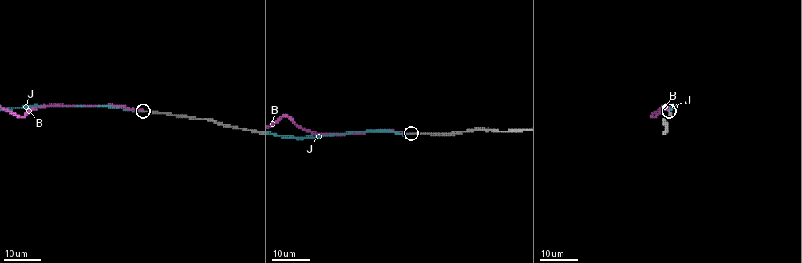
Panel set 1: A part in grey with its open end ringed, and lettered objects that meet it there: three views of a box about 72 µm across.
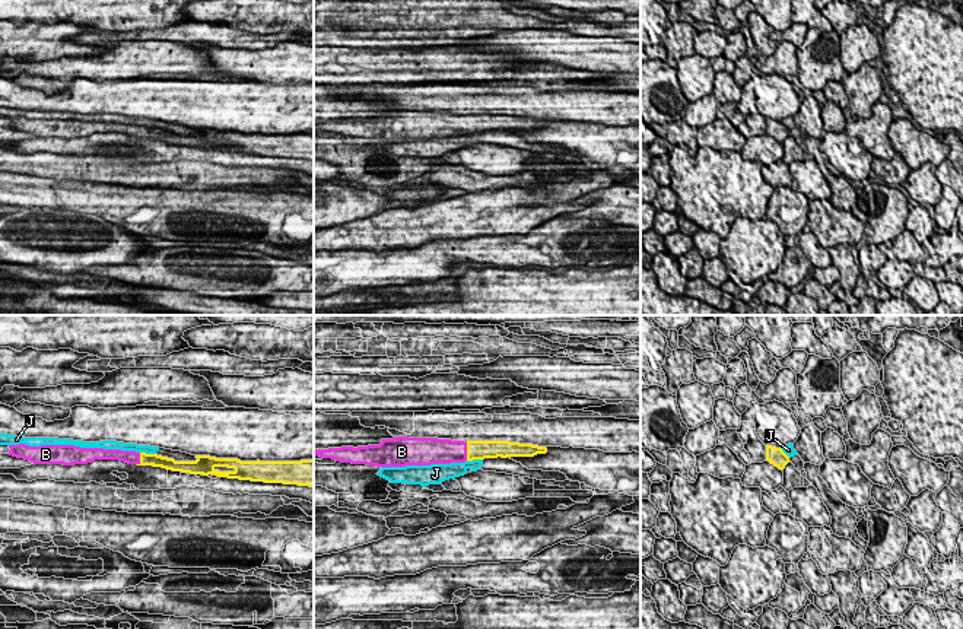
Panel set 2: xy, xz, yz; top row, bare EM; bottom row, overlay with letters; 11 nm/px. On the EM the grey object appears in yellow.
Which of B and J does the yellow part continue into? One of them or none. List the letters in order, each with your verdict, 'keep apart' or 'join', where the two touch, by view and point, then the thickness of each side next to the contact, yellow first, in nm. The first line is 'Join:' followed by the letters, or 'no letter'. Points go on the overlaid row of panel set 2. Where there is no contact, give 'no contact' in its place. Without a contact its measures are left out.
Join: B
B: join; contact xz (467, 451); calibres 220 and 280 nm
J: keep apart; contact xy (148, 454); calibres 140 and 100 nm

